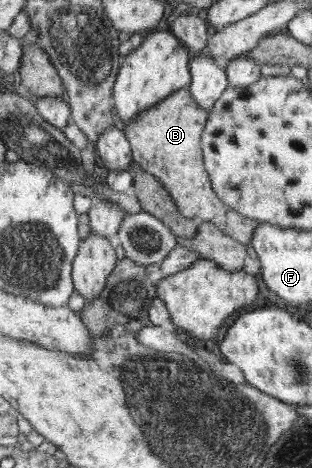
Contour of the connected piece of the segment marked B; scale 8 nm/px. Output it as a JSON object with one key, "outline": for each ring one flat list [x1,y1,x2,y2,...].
{"outline":[[186,86,124,126,131,143,133,161,140,165,141,170,152,173,165,184,182,215,214,222,226,235,233,236,243,244,251,243,260,222,227,207,214,191,209,170,205,166,202,136,208,121,209,110,194,99,191,86]]}

